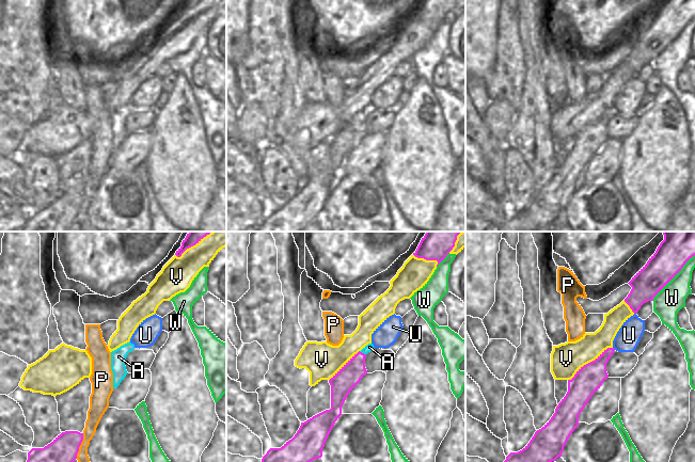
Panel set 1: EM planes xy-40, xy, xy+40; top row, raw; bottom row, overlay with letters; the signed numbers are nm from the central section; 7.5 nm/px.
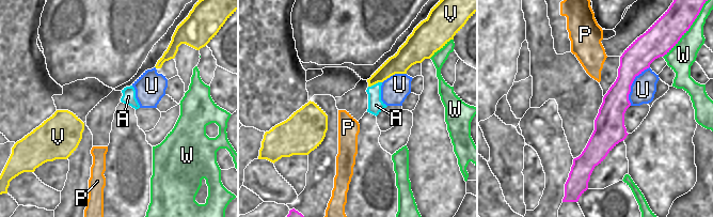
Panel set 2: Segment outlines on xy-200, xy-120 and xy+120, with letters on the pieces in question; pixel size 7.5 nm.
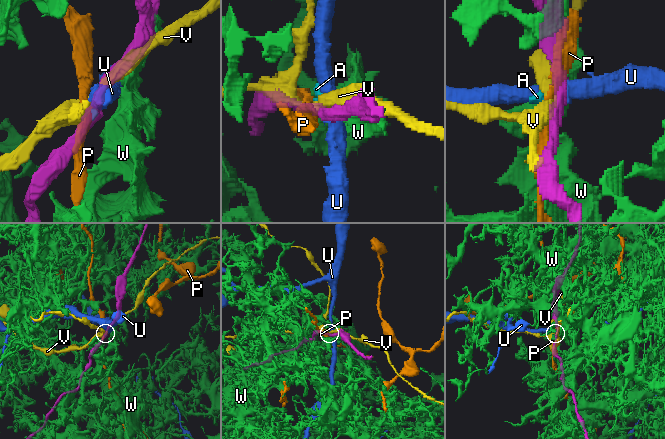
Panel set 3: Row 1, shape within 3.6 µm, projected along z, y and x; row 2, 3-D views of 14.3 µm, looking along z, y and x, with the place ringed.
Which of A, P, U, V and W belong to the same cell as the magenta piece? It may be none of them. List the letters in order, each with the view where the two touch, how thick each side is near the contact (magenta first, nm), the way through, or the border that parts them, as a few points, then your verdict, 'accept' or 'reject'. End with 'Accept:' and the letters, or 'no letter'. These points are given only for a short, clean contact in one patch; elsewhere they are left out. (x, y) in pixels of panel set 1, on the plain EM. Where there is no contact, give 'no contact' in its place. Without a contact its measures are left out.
A: meets magenta in xy; 170 nm thick on the magenta side, 60 nm on the other; border along xy (359, 112), (365, 115); reject
P: meets magenta in xy-40; 260 nm thick on the magenta side, 100 nm on the other; reject
U: no contact; reject
V: meets magenta in xy+40; 200 nm thick on the magenta side, 240 nm on the other; reject
W: meets magenta in xy+40; 240 nm thick on the magenta side, 200 nm on the other; reject
Accept: no letter

